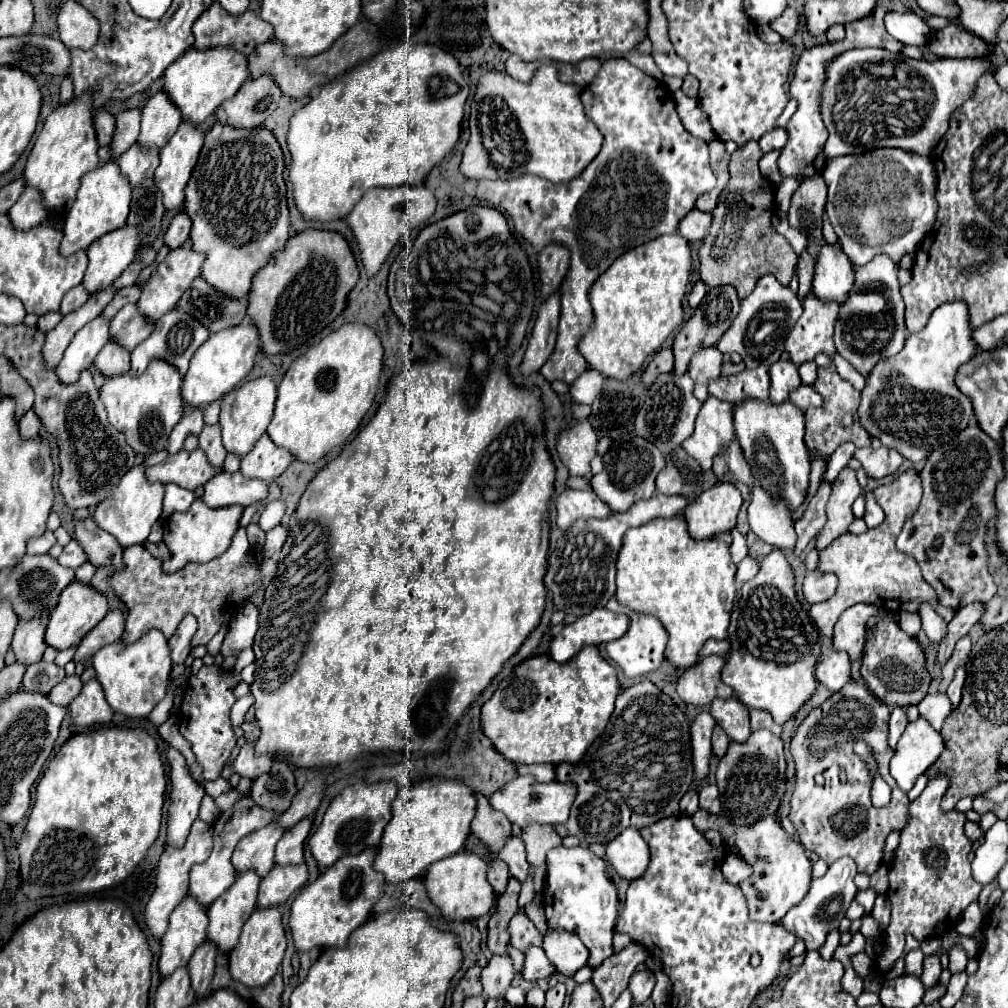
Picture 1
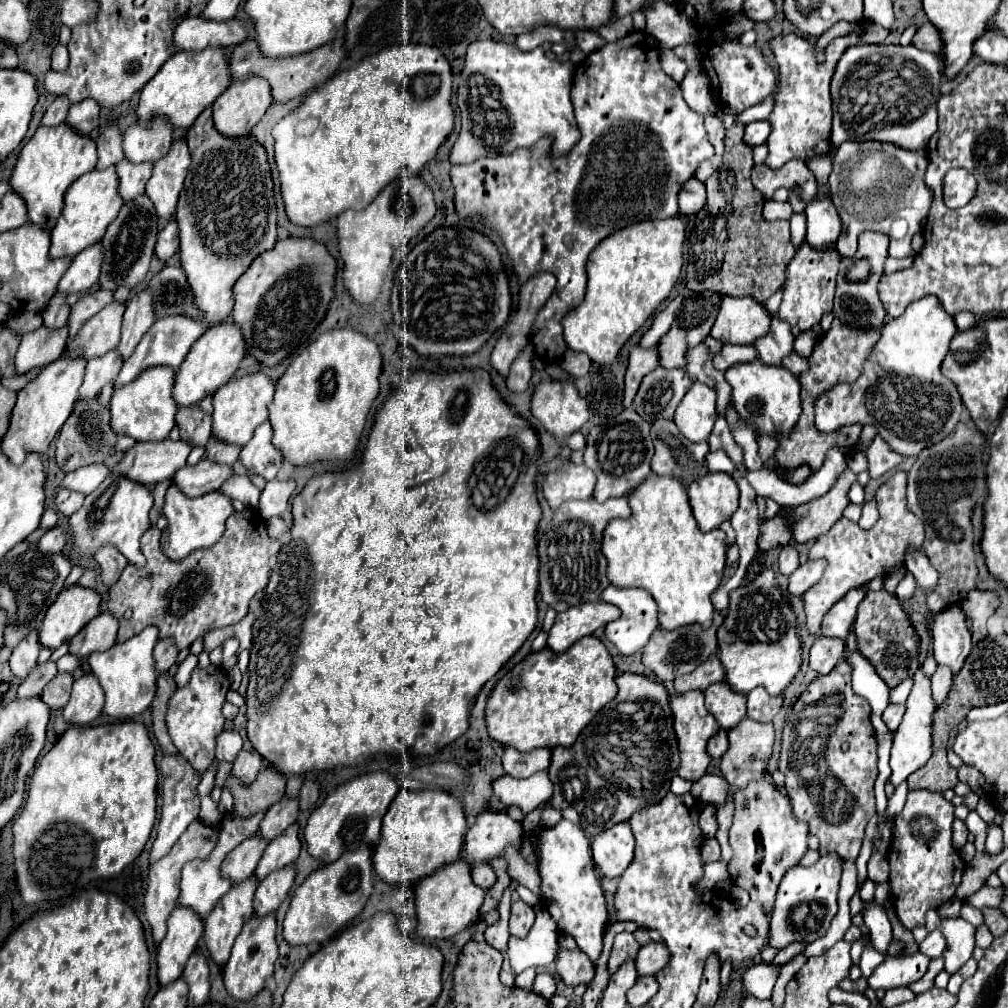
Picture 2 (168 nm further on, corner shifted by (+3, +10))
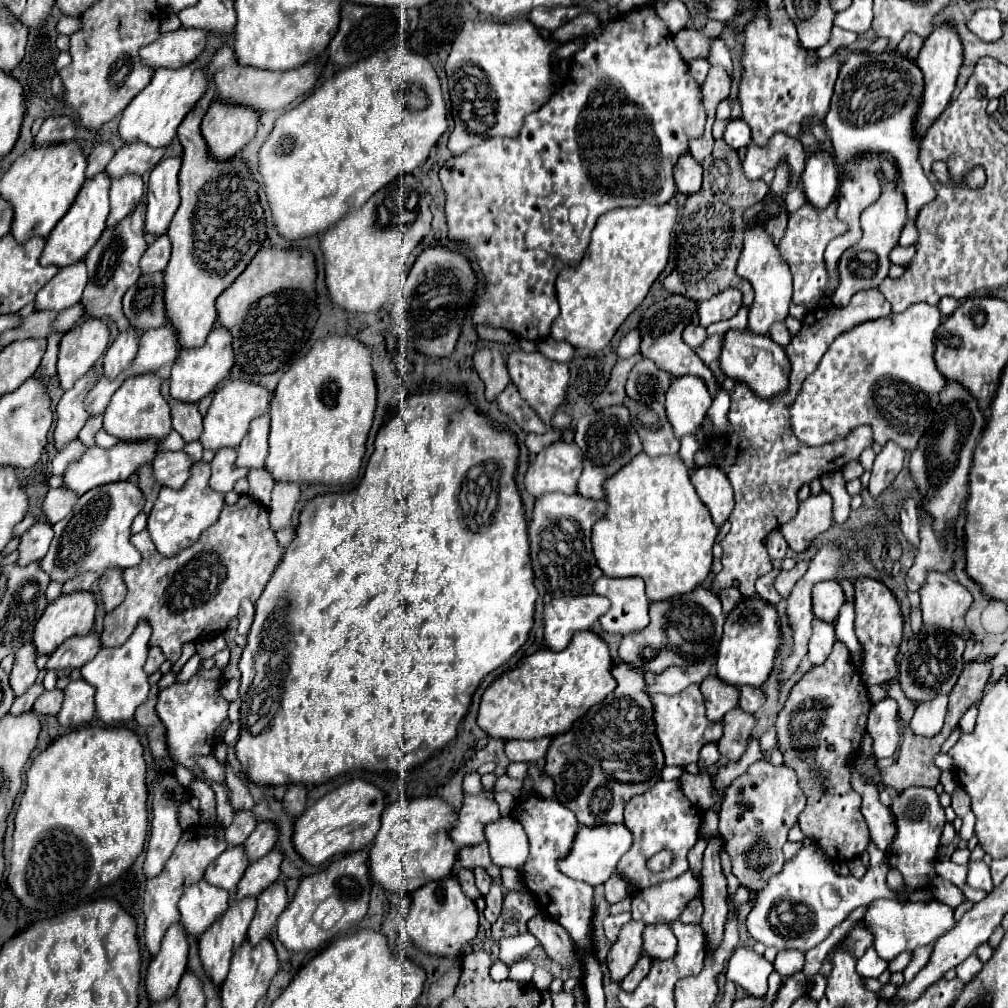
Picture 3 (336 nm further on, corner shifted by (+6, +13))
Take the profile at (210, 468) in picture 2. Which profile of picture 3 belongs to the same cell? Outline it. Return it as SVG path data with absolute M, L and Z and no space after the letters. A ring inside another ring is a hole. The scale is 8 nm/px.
M158 450L158 456L154 458L152 470L154 478L174 490L180 490L188 478L192 476L194 460L186 452L162 452Z

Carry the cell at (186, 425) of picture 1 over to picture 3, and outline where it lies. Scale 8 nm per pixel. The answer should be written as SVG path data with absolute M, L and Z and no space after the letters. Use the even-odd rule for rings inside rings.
M172 430L170 434L168 434L168 438L164 440L164 446L166 446L167 451L176 452L184 448L185 442L175 430Z

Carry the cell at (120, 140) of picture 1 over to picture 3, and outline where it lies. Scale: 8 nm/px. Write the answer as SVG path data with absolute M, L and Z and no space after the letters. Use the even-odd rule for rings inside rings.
M104 142L104 144L98 144L98 146L94 146L92 154L88 156L86 178L92 178L92 176L96 176L98 172L102 172L102 170L108 166L108 162L112 160L114 152L116 152L116 150L114 150L114 146L112 146L110 142Z

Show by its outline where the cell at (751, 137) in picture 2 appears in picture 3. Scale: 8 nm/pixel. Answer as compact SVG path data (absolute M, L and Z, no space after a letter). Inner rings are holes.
M738 118L738 120L732 120L724 132L724 140L732 146L732 148L742 148L742 146L748 146L752 142L752 130L750 126Z

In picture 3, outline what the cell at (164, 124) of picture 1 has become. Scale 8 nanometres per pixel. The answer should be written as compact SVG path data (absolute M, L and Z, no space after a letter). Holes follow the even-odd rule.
M132 142L132 144L124 144L116 156L112 158L112 162L106 166L106 172L112 178L124 176L124 174L144 174L150 168L154 168L154 164L158 164L164 156L166 148L150 148L142 142Z

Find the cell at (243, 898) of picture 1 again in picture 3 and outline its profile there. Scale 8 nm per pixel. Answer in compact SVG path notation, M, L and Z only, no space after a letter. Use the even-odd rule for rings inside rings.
M246 896L242 900L232 898L230 904L228 904L228 908L226 908L226 912L198 938L198 944L200 944L200 960L204 964L206 974L216 982L216 986L220 986L222 980L226 978L226 972L228 972L228 964L230 964L232 954L242 944L242 940L246 940L246 930L248 930L248 924L250 924L254 912L256 912L256 898L254 896Z

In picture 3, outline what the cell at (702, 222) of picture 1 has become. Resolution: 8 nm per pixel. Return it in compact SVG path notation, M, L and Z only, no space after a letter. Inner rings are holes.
M686 154L674 166L674 180L680 194L696 194L698 190L702 190L702 166L690 154Z

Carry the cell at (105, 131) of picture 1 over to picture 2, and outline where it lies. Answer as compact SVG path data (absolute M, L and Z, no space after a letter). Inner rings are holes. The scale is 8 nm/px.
M93 99L73 103L65 121L79 135L89 135L99 125L99 105Z

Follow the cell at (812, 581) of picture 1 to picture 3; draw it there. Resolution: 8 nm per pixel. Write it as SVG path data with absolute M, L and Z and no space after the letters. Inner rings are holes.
M798 560L792 570L782 570L780 572L780 576L774 582L774 588L780 592L782 598L788 598L790 596L794 584L806 574L806 570L808 570L808 562L806 560Z

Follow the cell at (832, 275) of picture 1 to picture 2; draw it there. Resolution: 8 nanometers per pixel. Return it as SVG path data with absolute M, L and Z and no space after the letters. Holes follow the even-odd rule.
M817 193L813 203L805 207L807 215L807 241L815 249L827 249L831 247L839 233L841 233L841 219L837 209L833 207L833 201L829 199L829 193Z

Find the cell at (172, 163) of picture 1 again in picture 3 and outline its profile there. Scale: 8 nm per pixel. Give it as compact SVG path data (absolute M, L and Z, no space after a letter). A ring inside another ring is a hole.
M166 158L162 160L152 172L148 180L148 194L146 194L146 226L148 234L164 234L172 216L180 204L178 196L178 170L182 158Z

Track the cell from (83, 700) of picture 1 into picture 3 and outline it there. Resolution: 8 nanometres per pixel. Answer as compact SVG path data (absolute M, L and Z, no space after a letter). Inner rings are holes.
M72 680L64 690L64 704L58 712L58 722L64 728L82 726L94 718L94 712L94 686L86 680Z

